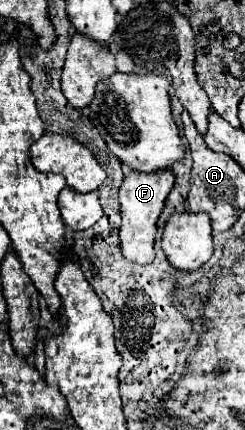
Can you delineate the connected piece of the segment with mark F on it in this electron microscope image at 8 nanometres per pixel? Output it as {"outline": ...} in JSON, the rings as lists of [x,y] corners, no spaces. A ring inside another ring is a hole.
{"outline":[[[127,169],[125,181],[119,191],[119,203],[121,203],[121,217],[123,225],[119,229],[119,247],[127,261],[147,265],[155,259],[155,233],[157,233],[157,221],[165,207],[165,199],[169,191],[175,185],[175,177],[171,171],[157,171],[157,173],[137,173]]]}

